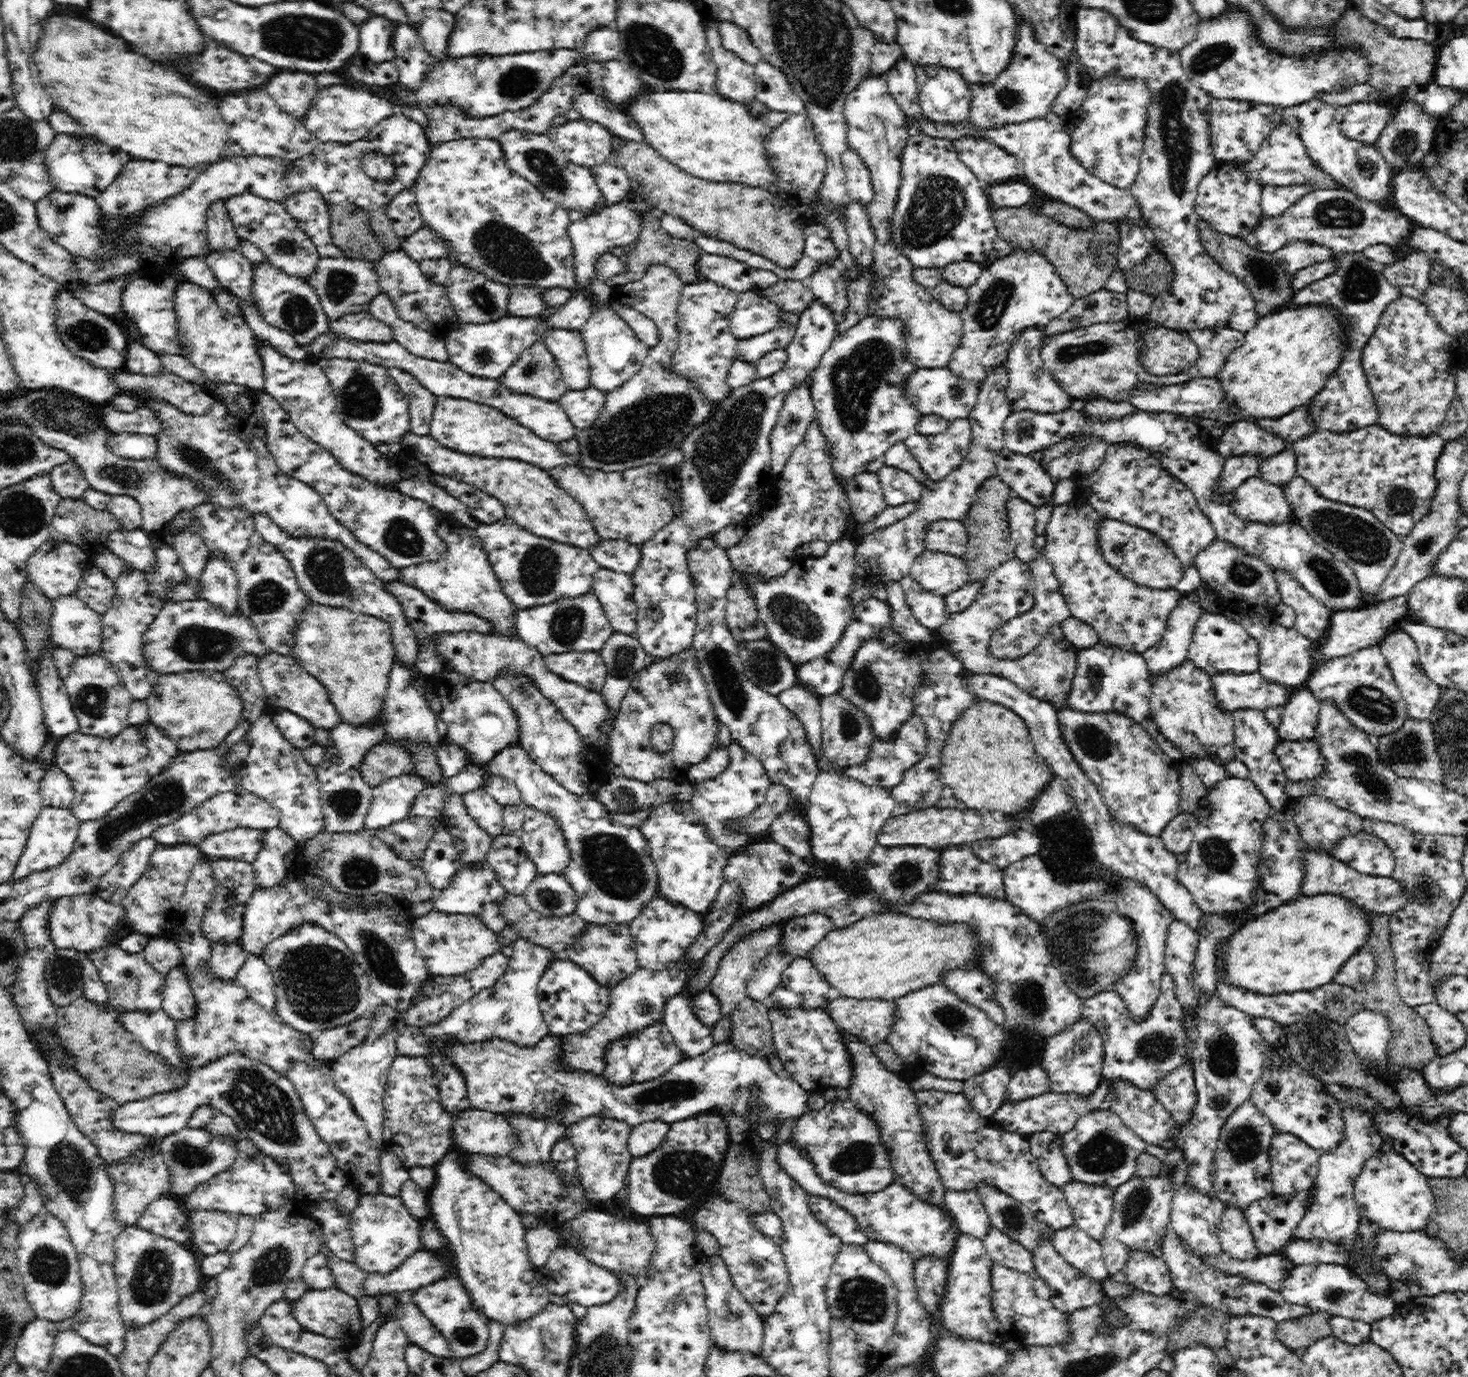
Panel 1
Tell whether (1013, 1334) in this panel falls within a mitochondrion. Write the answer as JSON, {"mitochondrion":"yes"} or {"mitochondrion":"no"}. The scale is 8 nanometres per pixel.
{"mitochondrion":"no"}

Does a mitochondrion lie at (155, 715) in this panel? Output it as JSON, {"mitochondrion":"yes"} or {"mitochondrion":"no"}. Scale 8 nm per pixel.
{"mitochondrion":"no"}

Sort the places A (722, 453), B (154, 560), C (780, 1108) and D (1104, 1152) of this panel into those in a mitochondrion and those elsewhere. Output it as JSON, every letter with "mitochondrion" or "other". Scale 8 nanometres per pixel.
{"A":"mitochondrion","B":"other","C":"other","D":"mitochondrion"}

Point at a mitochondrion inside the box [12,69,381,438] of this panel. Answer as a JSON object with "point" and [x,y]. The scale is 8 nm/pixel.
{"point":[91,336]}

